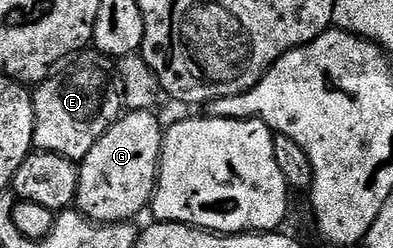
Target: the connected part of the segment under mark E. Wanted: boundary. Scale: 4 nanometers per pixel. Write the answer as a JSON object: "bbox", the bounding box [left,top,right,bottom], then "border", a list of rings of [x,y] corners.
{"bbox":[33,50,121,162],"border":[[[84,50],[74,57],[73,63],[75,65],[68,72],[56,71],[34,89],[33,145],[40,152],[52,152],[61,158],[81,162],[89,154],[89,150],[93,150],[96,142],[109,131],[111,125],[119,119],[121,115],[121,92],[113,76],[113,81],[111,81],[111,76],[107,73],[106,64],[109,64],[109,60],[102,52]]]}

